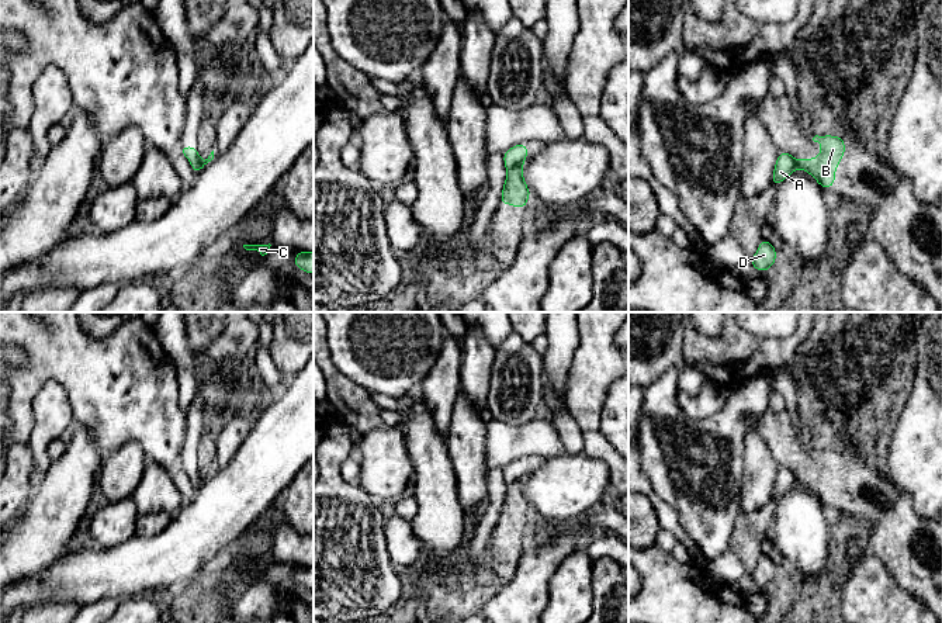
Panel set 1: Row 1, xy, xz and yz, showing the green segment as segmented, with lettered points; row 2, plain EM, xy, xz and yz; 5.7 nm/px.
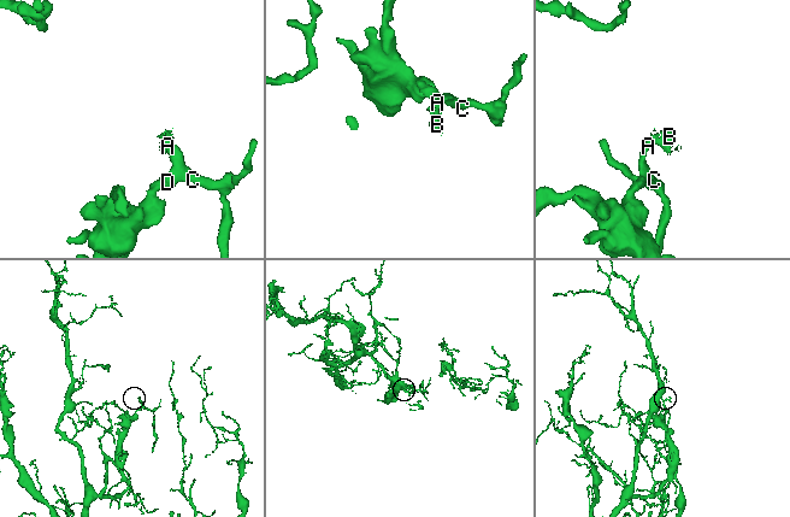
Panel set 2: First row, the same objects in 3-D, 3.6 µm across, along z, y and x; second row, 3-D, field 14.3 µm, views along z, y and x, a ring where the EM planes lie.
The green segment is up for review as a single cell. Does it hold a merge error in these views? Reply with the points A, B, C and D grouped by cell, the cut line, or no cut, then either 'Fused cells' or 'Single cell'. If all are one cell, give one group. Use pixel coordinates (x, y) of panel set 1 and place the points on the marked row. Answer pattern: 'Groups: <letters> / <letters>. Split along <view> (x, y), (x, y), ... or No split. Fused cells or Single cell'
Groups: A C D / B. Split along xz (522, 162), (508, 169). Fused cells

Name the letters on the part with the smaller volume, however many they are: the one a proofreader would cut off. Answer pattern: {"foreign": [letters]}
{"foreign": ["B"]}

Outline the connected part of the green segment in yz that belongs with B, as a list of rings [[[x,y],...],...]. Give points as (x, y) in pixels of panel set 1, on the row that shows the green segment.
[[[815,135],[814,142],[821,143],[821,153],[814,160],[806,158],[797,160],[797,167],[810,173],[822,188],[835,184],[835,169],[845,155],[845,142],[842,136]]]

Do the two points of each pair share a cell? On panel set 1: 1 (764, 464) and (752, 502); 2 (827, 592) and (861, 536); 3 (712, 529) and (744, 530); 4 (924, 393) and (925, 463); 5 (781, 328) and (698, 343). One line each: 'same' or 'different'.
1: same
2: same
3: different
4: same
5: different

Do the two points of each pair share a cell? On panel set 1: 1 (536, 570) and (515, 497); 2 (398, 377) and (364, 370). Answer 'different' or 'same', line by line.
1: different
2: same

